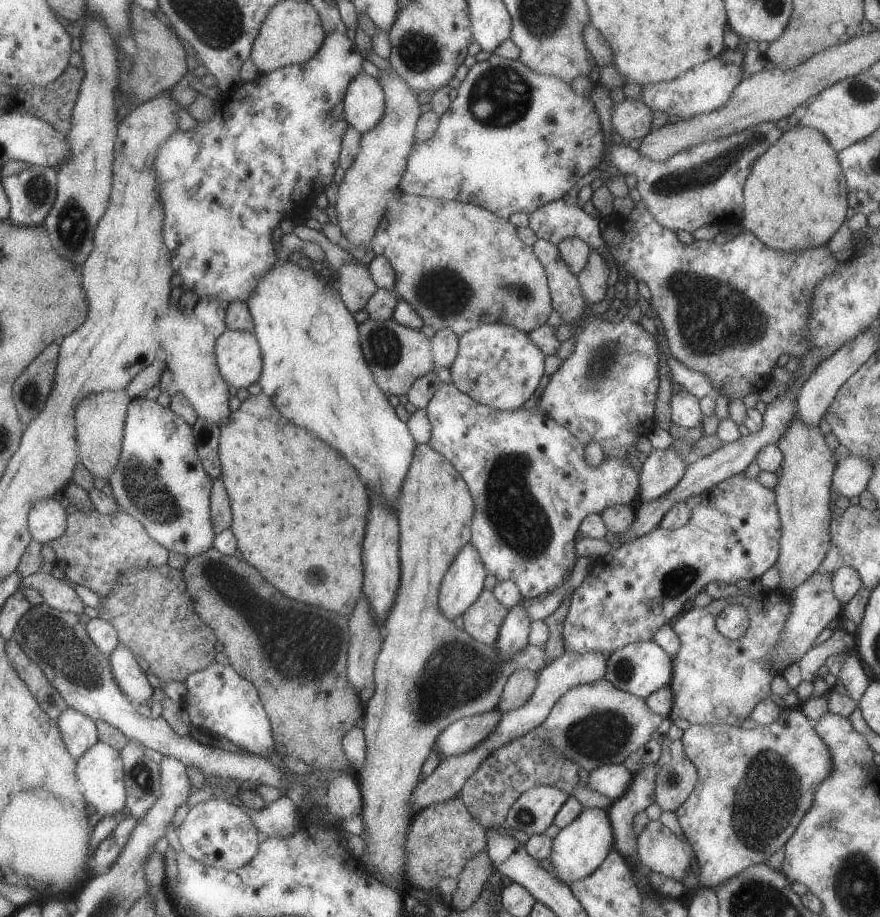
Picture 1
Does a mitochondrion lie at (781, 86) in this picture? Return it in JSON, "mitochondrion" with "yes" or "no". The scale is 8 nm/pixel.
{"mitochondrion":"no"}

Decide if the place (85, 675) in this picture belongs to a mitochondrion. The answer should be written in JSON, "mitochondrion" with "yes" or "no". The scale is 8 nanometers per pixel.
{"mitochondrion":"yes"}

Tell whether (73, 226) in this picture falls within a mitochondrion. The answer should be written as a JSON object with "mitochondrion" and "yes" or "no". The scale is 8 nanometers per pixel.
{"mitochondrion":"yes"}

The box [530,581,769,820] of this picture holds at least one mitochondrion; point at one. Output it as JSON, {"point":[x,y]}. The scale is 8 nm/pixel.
{"point":[605,735]}

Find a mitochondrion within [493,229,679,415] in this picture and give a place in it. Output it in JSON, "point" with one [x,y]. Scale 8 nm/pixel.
{"point":[603,359]}

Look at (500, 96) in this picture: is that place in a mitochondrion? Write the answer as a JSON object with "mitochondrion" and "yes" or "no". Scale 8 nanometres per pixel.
{"mitochondrion":"yes"}

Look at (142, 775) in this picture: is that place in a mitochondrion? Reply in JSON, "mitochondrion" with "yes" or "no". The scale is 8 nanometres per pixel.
{"mitochondrion":"yes"}

